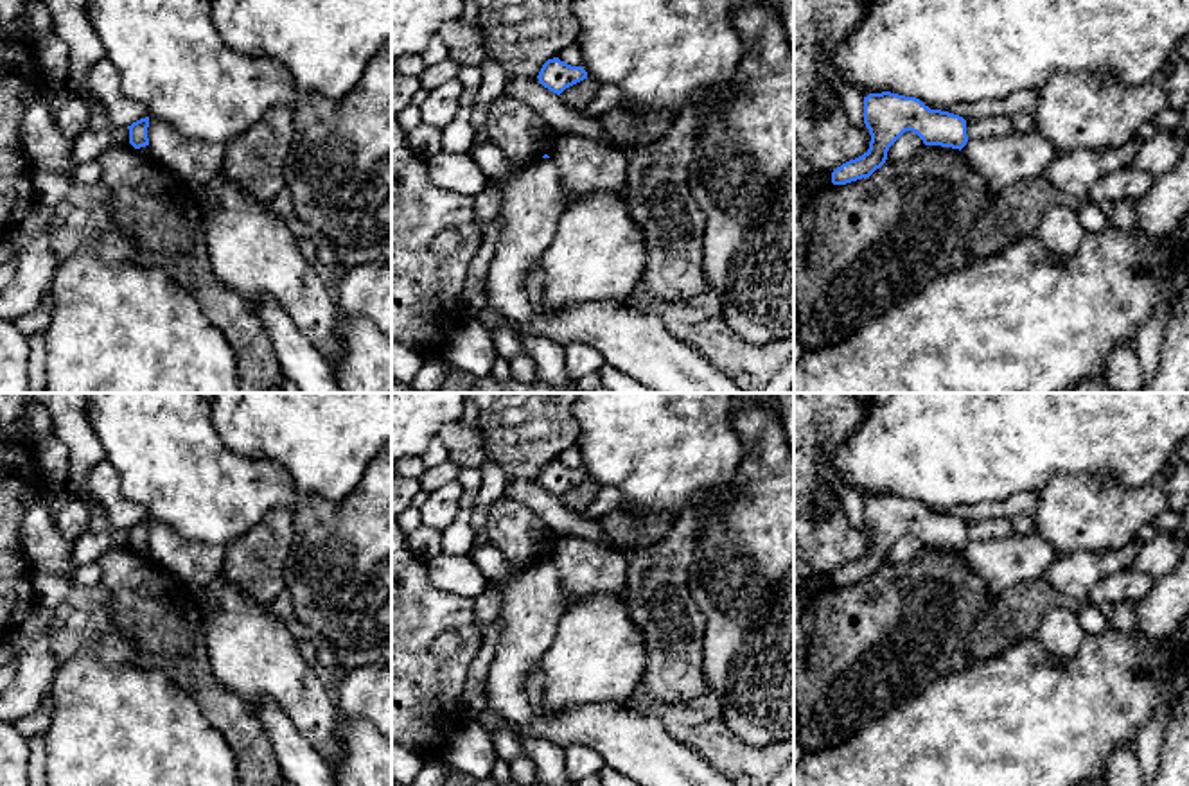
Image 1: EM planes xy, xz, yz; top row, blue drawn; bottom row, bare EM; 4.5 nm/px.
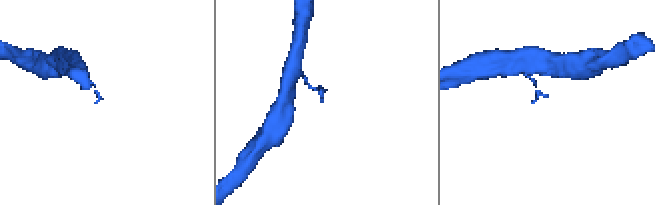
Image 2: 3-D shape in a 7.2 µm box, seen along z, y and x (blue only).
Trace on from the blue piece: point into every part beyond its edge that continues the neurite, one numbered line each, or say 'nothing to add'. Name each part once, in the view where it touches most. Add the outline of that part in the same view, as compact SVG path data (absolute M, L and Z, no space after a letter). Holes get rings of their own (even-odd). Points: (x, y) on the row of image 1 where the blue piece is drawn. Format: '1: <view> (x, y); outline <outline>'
nothing to add

